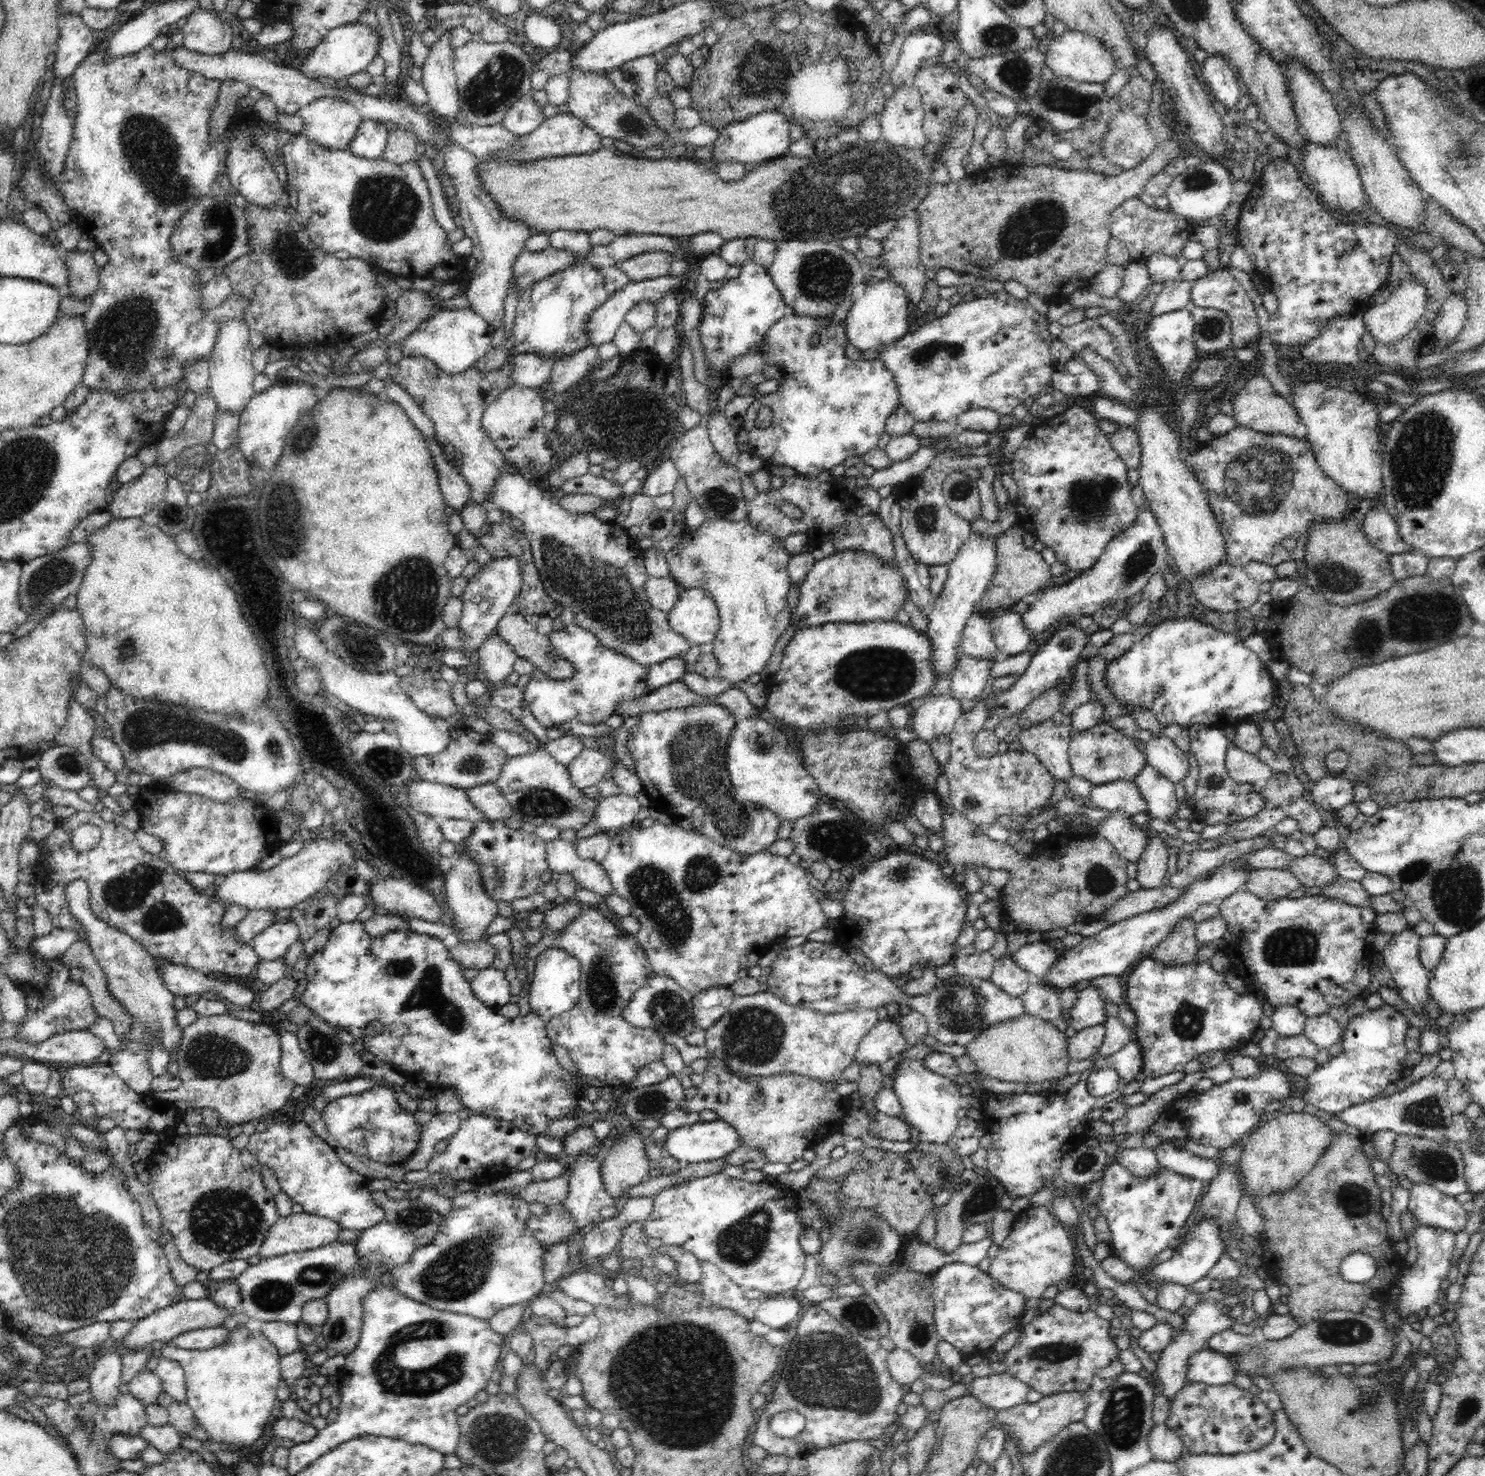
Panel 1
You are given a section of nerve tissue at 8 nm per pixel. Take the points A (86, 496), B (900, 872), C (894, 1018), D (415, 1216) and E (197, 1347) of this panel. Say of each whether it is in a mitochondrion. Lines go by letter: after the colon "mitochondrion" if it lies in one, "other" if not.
A: other
B: mitochondrion
C: other
D: mitochondrion
E: other

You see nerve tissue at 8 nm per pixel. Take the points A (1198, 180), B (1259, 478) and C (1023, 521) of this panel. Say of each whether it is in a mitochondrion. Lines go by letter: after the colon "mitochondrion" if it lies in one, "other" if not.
A: mitochondrion
B: mitochondrion
C: other

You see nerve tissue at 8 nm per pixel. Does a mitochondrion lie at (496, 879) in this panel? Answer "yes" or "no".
yes

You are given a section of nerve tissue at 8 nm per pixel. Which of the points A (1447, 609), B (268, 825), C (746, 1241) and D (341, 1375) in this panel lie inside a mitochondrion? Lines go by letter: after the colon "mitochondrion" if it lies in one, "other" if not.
A: mitochondrion
B: other
C: mitochondrion
D: other

